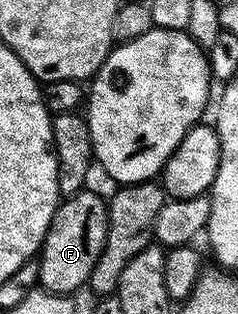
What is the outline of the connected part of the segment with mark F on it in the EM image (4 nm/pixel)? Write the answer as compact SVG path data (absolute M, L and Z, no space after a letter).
M89 192L76 193L75 196L62 200L57 207L57 214L39 254L40 288L46 293L67 297L77 295L81 288L84 290L95 271L95 263L99 263L99 255L103 255L103 247L107 247L111 209L110 206L105 206L105 201L99 194Z

